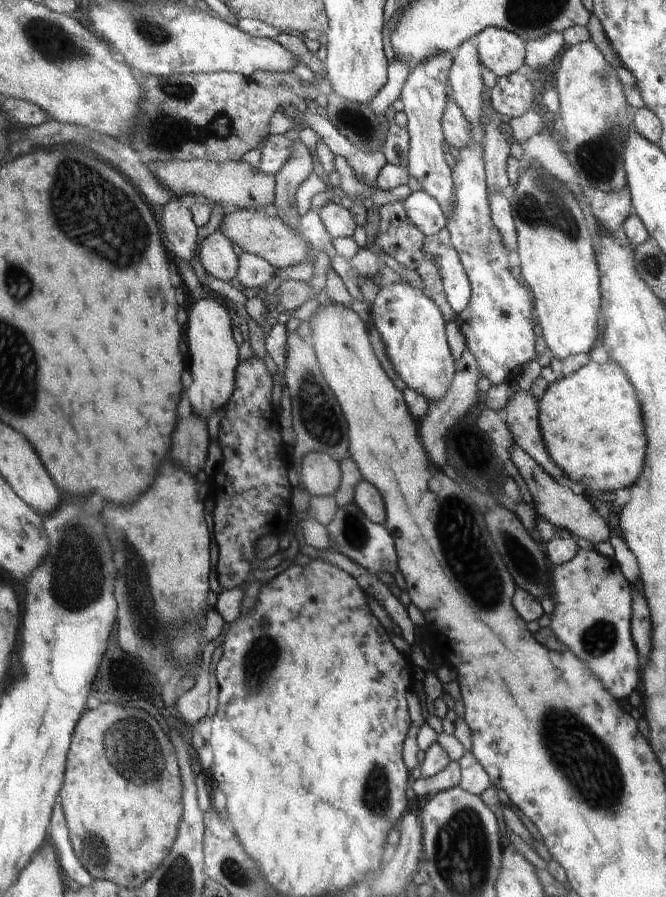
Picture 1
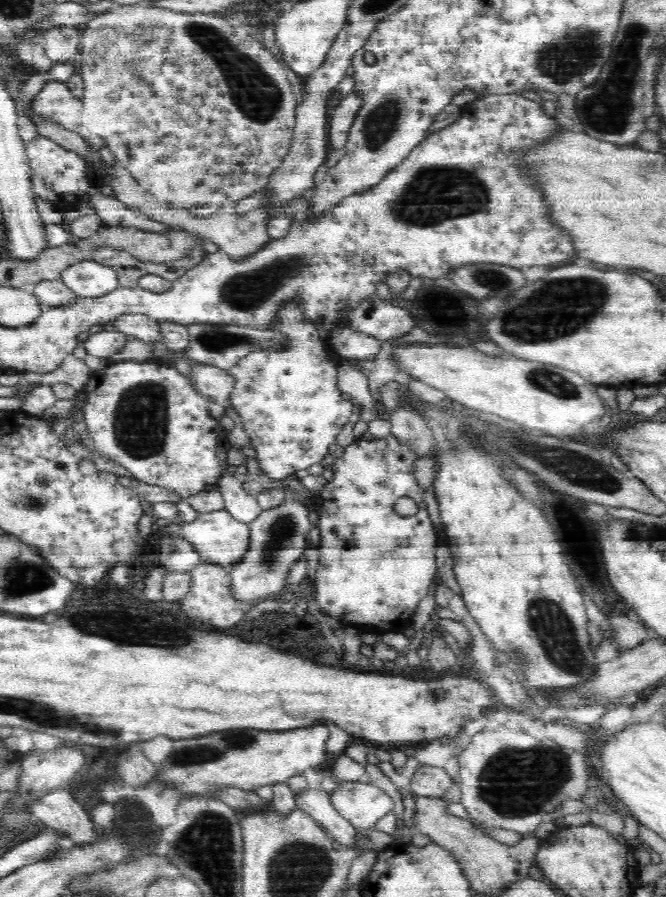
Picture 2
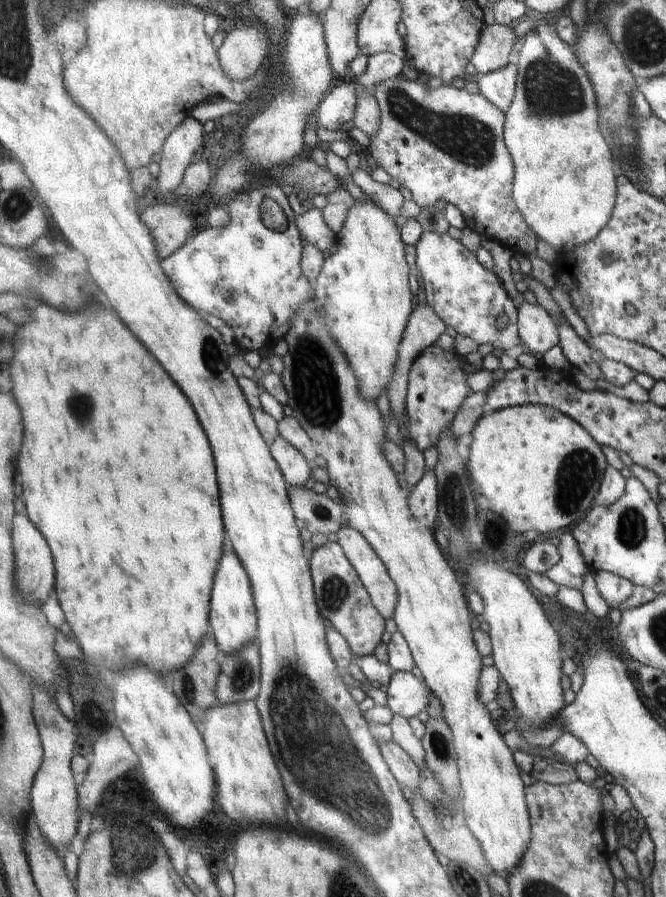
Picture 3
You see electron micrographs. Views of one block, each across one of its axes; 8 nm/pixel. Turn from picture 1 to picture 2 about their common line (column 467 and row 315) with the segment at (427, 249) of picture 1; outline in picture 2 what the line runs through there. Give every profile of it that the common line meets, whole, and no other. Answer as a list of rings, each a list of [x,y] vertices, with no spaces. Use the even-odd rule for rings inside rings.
[[[302,297],[281,305],[268,324],[270,331],[277,332],[283,339],[281,347],[266,346],[264,349],[247,353],[227,371],[233,376],[233,389],[230,393],[231,406],[238,412],[242,426],[252,440],[251,448],[256,450],[255,458],[260,462],[261,471],[274,480],[293,476],[297,470],[306,469],[320,461],[334,447],[334,442],[344,426],[350,422],[355,405],[342,398],[337,385],[338,361],[327,349],[325,337],[318,326],[308,320]]]

